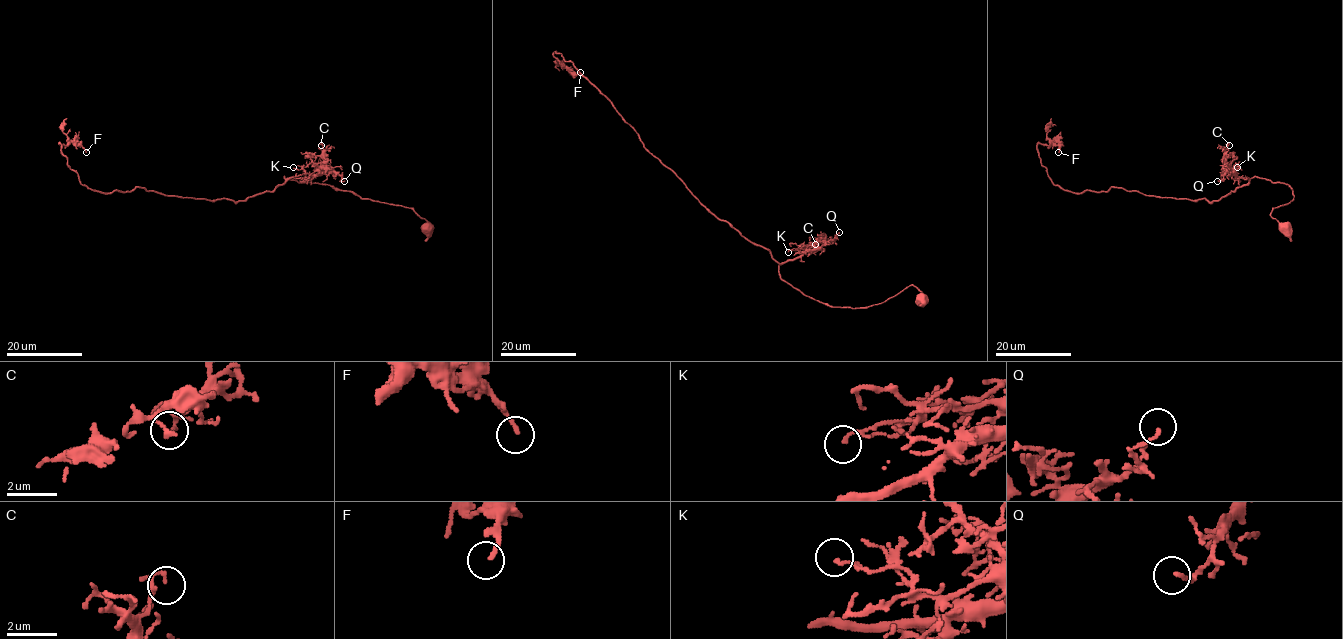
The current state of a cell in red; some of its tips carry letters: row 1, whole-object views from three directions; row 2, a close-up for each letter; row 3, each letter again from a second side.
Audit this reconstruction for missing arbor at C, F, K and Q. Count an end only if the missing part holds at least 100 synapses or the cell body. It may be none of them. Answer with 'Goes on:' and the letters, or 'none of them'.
Goes on: none of them

